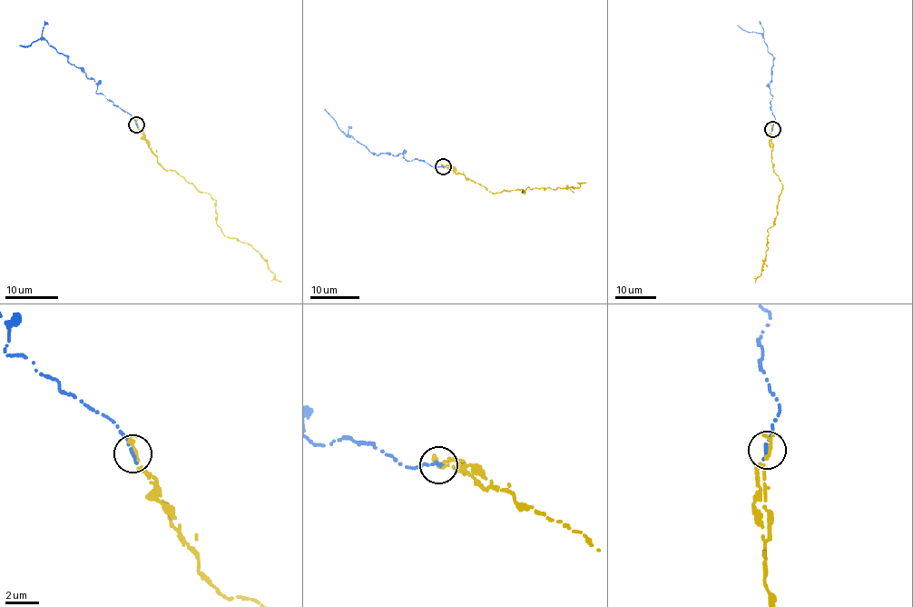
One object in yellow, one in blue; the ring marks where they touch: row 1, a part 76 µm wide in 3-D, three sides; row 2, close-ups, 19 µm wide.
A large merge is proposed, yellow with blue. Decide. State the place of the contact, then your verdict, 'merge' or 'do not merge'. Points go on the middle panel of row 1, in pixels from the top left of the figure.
at (443, 166); merge

